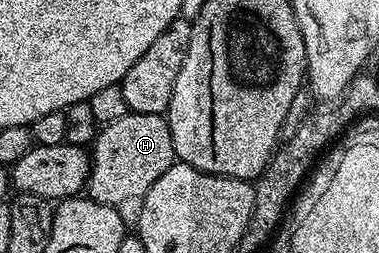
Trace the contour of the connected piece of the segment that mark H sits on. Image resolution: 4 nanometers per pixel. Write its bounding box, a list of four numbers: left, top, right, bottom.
[87,110,174,206]

